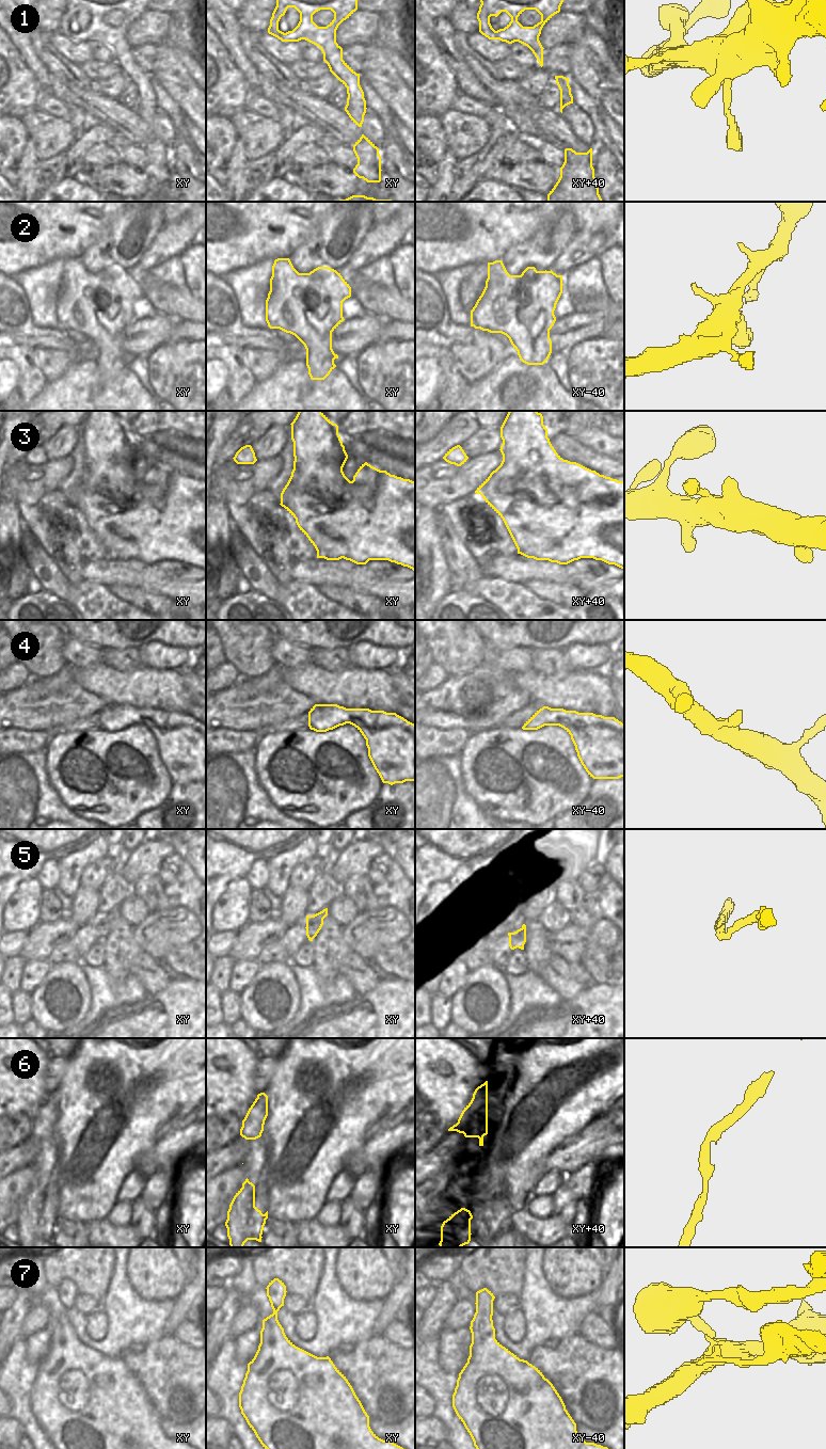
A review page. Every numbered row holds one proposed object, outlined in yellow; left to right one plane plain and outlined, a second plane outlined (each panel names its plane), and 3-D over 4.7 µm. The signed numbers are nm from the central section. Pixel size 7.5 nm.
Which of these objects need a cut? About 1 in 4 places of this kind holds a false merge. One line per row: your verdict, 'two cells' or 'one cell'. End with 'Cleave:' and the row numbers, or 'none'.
1: one cell
2: one cell
3: one cell
4: one cell
5: one cell
6: one cell
7: two cells
Cleave: 7

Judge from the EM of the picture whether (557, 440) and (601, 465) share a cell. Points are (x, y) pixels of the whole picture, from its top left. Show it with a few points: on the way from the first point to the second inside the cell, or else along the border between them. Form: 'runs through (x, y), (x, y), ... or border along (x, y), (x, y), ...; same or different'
runs through (568, 448), (590, 459); same

